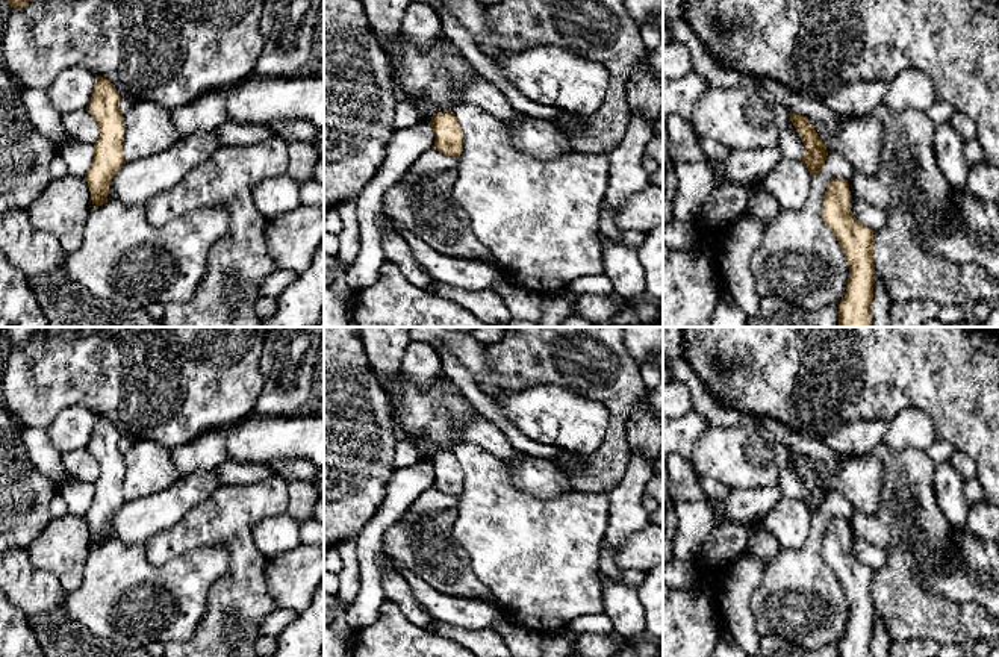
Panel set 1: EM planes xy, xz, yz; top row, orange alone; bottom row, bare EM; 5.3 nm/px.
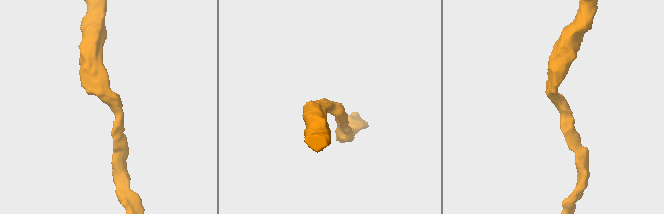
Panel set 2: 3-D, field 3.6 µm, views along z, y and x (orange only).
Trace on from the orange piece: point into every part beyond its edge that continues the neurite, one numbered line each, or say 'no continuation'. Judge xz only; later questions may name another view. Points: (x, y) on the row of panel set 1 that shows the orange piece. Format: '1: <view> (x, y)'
no continuation

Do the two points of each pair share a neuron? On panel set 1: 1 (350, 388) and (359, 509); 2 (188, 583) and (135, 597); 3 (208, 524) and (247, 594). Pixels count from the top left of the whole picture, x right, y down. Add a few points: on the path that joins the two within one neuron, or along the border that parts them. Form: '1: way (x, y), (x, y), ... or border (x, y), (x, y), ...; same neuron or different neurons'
1: way (350, 418), (350, 479); same neuron
2: way (174, 594), (171, 597), (149, 597); same neuron
3: way (226, 536), (244, 554), (247, 576); same neuron

